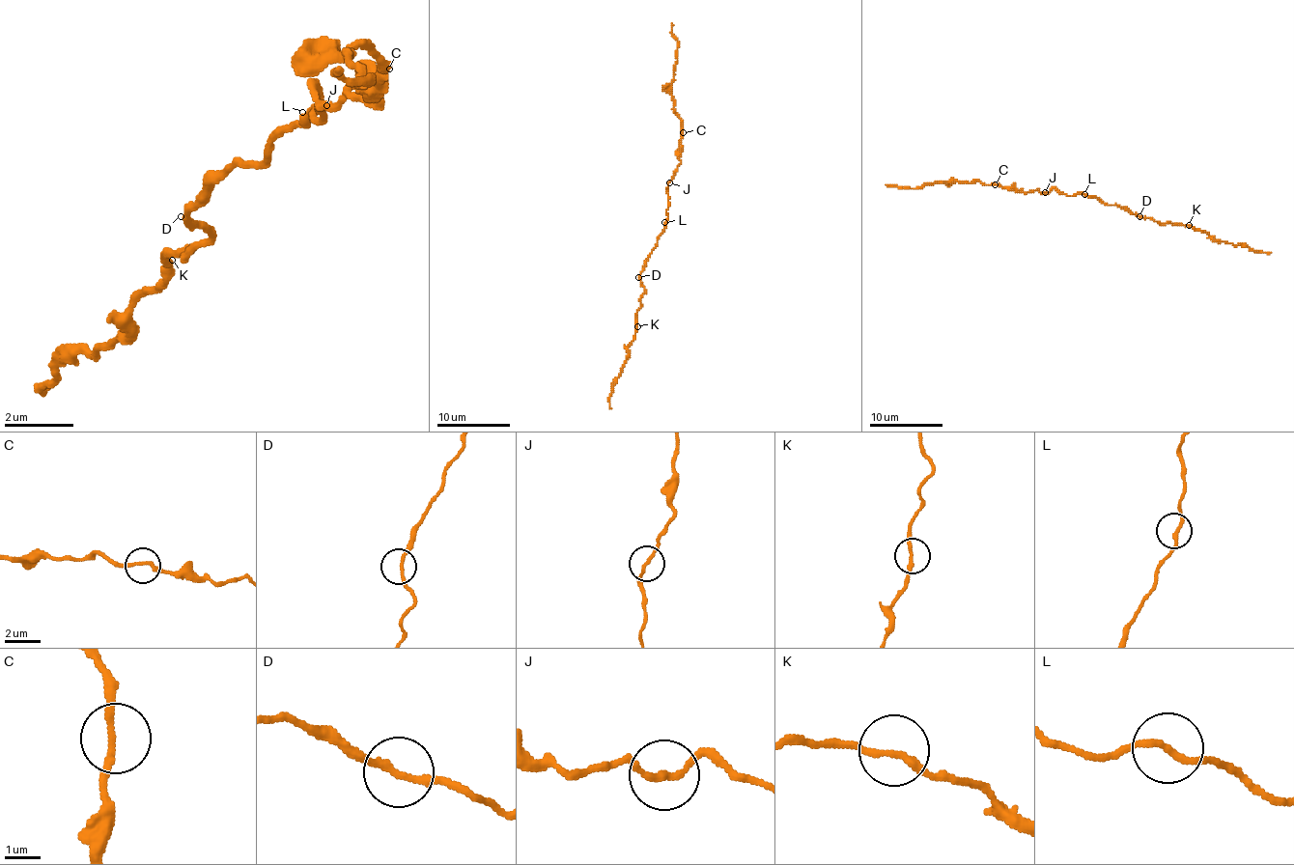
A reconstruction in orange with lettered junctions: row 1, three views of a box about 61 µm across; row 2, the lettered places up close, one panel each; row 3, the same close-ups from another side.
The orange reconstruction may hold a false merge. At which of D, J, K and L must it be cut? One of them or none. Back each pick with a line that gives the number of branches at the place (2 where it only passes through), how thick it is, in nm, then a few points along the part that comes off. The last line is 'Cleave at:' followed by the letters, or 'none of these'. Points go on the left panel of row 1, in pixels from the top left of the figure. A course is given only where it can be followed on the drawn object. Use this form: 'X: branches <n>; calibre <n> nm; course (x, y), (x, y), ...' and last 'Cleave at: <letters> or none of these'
Cleave at: none of these

